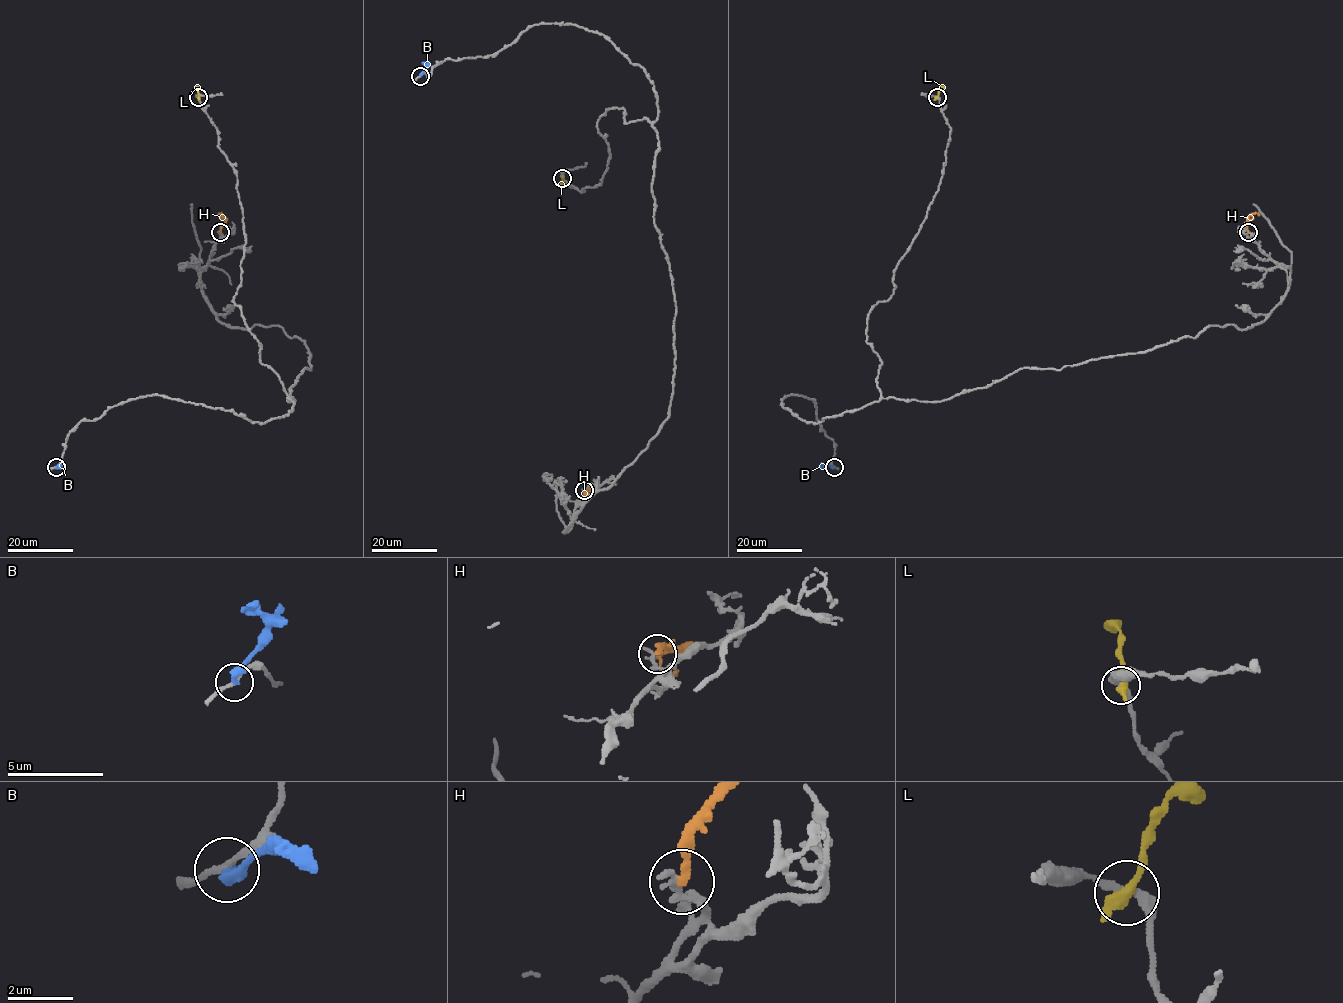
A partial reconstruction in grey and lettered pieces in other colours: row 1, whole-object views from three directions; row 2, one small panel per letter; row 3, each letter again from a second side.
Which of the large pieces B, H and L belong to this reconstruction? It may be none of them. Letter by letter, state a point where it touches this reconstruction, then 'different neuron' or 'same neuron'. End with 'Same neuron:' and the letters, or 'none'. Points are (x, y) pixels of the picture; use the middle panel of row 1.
B: meets grey at (420, 76); different neuron
H: meets grey at (584, 490); different neuron
L: meets grey at (562, 178); different neuron
Same neuron: none

